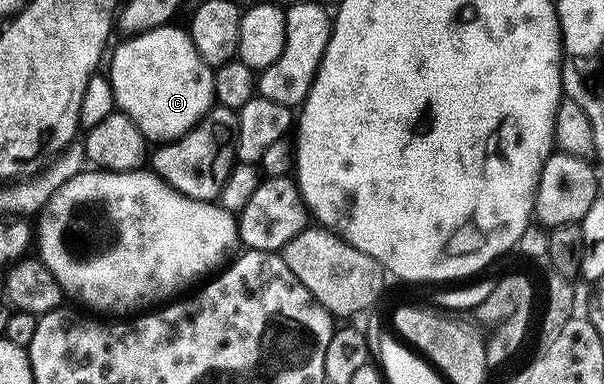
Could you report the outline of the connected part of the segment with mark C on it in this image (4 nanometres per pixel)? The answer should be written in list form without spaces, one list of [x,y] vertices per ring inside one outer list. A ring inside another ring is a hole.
[[[175,25],[124,37],[124,42],[109,54],[116,107],[141,128],[143,137],[151,144],[173,142],[185,136],[216,105],[212,67],[201,60],[190,33]]]

